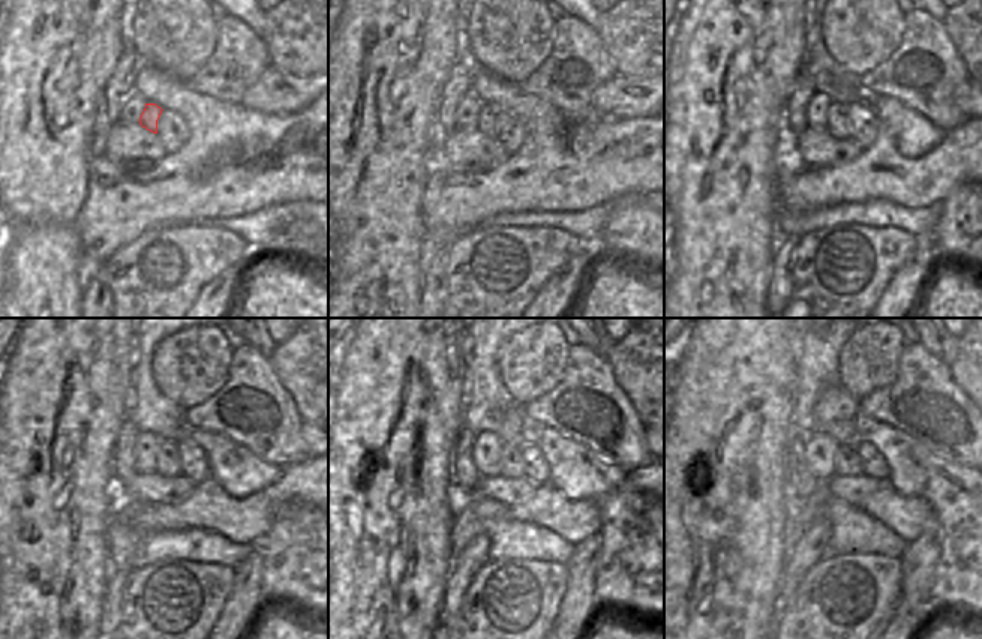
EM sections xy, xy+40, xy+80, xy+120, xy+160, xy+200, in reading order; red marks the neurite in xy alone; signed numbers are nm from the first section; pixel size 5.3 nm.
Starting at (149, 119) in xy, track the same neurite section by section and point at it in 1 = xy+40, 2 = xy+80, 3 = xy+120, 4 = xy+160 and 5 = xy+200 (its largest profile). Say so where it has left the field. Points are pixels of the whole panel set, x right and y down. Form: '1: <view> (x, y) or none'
1: xy+40 (488, 114)
2: xy+80 (838, 125)
3: xy+120 (168, 461)
4: xy+160 (511, 465)
5: xy+200 (847, 462)

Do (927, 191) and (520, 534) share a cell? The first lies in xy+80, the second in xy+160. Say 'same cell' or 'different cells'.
different cells

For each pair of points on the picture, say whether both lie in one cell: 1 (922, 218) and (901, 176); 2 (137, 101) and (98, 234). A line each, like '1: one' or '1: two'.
1: two
2: two

